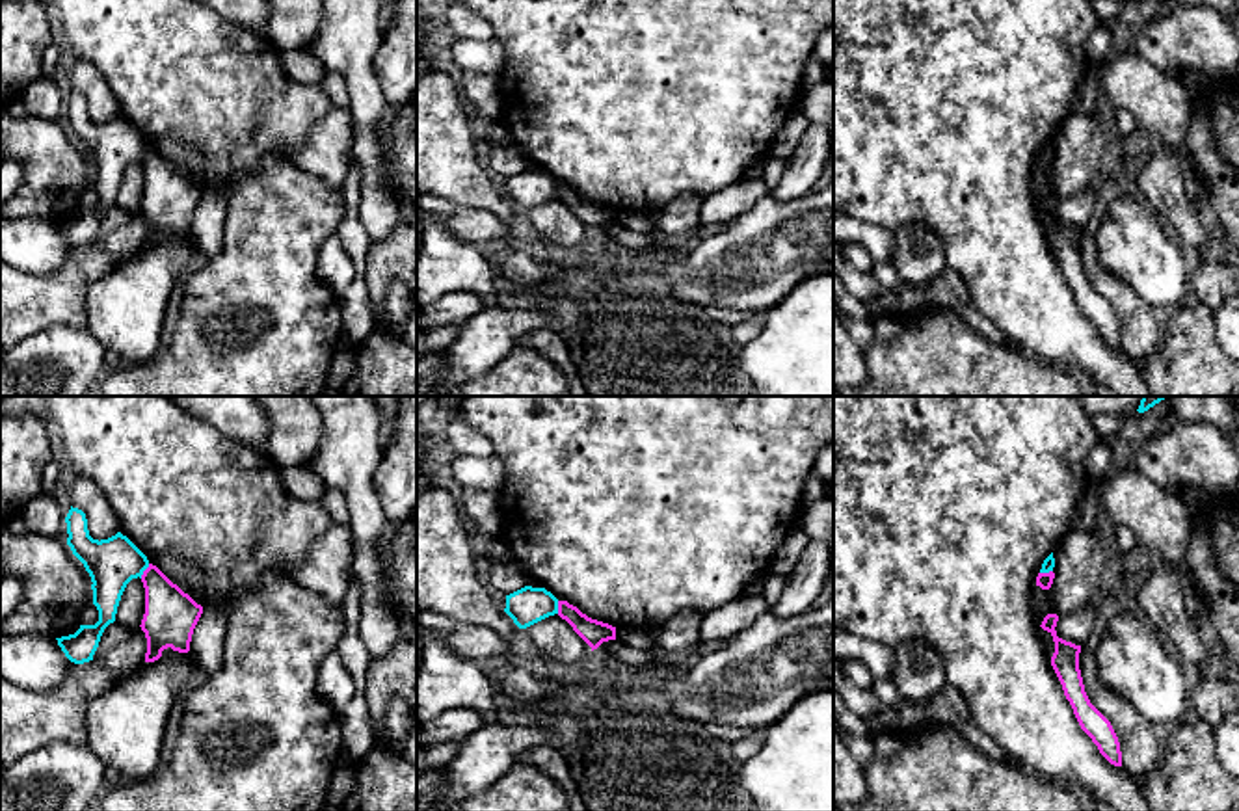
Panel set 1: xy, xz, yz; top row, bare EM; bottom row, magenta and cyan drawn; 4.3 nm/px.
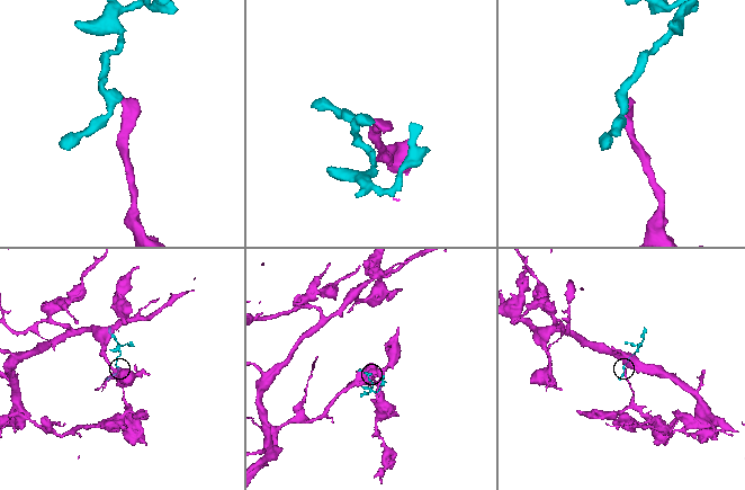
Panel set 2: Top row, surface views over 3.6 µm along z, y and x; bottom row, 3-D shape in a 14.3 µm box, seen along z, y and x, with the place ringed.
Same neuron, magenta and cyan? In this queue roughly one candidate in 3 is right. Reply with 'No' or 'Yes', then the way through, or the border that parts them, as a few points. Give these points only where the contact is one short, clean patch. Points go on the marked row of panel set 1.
No. Boundary: xy (149, 564), (140, 577)

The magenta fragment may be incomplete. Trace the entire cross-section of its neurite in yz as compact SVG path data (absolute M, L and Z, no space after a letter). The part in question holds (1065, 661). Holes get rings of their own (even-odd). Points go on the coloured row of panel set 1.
M1047 614L1040 627L1053 636L1055 653L1051 657L1051 666L1062 685L1064 696L1070 701L1081 729L1092 738L1099 753L1111 764L1122 766L1118 737L1111 722L1090 703L1085 692L1079 670L1081 645L1059 638L1055 631L1057 621L1057 614Z

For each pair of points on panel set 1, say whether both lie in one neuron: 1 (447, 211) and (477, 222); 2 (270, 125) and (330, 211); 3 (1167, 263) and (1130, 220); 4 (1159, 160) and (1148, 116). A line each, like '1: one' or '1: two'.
1: one
2: two
3: one
4: two

